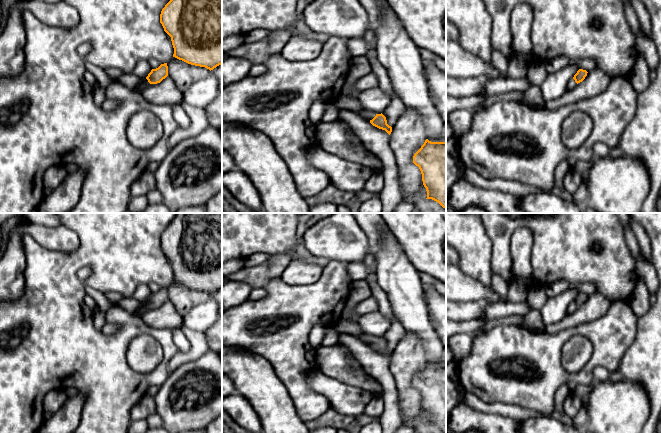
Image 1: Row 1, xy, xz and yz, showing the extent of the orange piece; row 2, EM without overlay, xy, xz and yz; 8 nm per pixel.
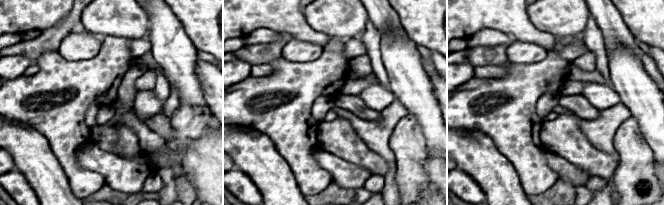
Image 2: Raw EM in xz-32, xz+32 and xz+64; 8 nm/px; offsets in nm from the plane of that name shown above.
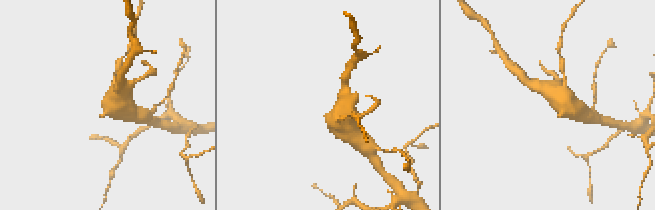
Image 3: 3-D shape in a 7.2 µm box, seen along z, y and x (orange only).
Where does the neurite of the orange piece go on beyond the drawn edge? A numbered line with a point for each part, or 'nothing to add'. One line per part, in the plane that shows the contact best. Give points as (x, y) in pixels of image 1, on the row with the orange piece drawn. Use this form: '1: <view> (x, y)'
1: xz (341, 102)

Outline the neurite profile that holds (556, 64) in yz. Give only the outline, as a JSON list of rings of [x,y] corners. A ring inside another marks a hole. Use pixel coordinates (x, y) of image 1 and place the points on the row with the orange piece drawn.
[[[557,57],[544,63],[547,74],[554,73],[569,65],[577,65],[587,72],[597,68],[596,62],[592,59],[569,60],[564,57]]]

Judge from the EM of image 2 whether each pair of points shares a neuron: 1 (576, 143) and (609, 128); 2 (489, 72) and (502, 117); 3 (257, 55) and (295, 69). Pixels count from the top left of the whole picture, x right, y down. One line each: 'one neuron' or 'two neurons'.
1: two neurons
2: two neurons
3: two neurons

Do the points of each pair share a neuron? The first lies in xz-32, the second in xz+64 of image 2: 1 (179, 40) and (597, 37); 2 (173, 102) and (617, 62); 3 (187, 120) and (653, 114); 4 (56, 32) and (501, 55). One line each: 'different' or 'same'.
1: different
2: different
3: different
4: same

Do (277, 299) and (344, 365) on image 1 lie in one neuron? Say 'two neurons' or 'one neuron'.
one neuron

